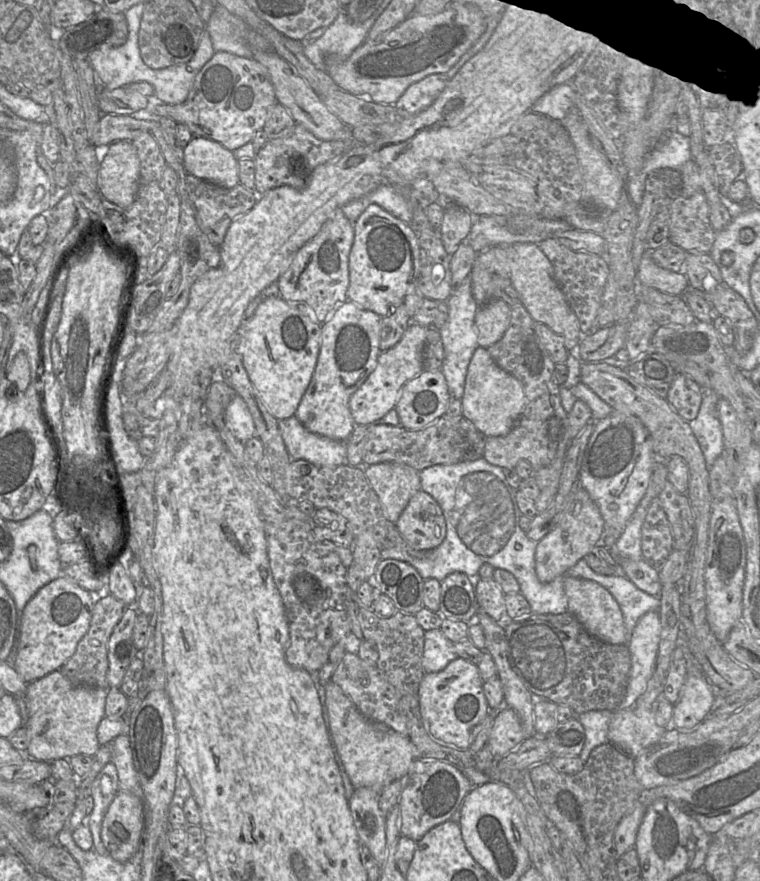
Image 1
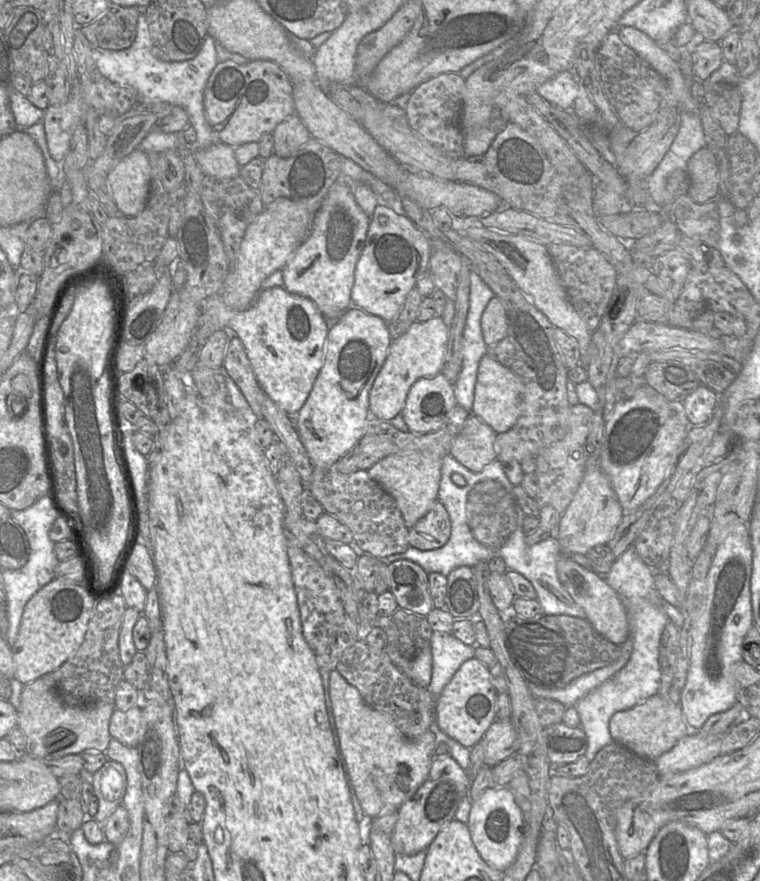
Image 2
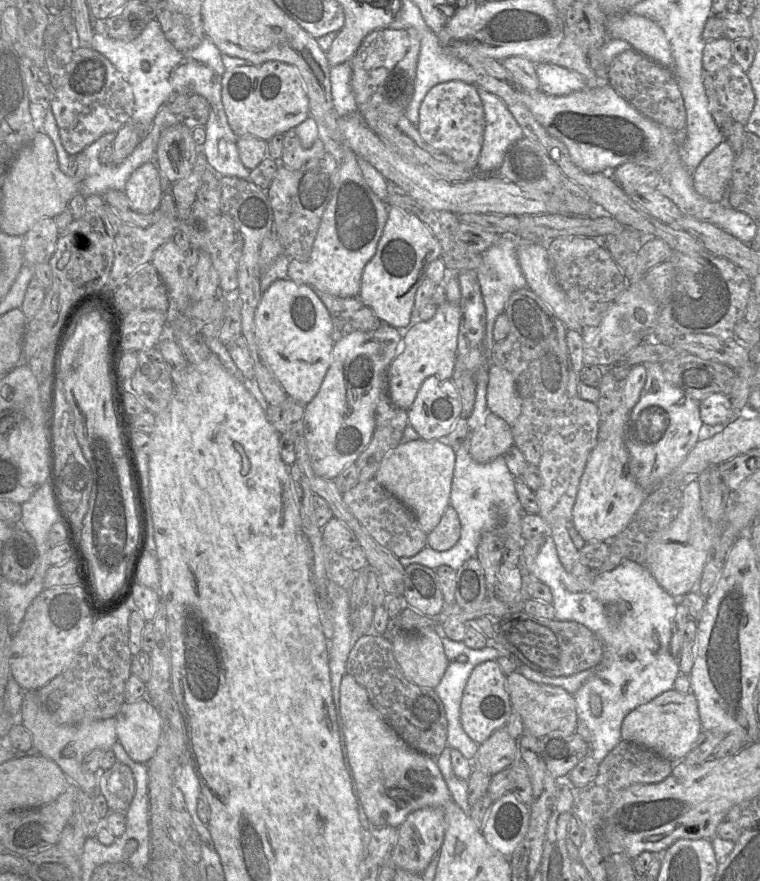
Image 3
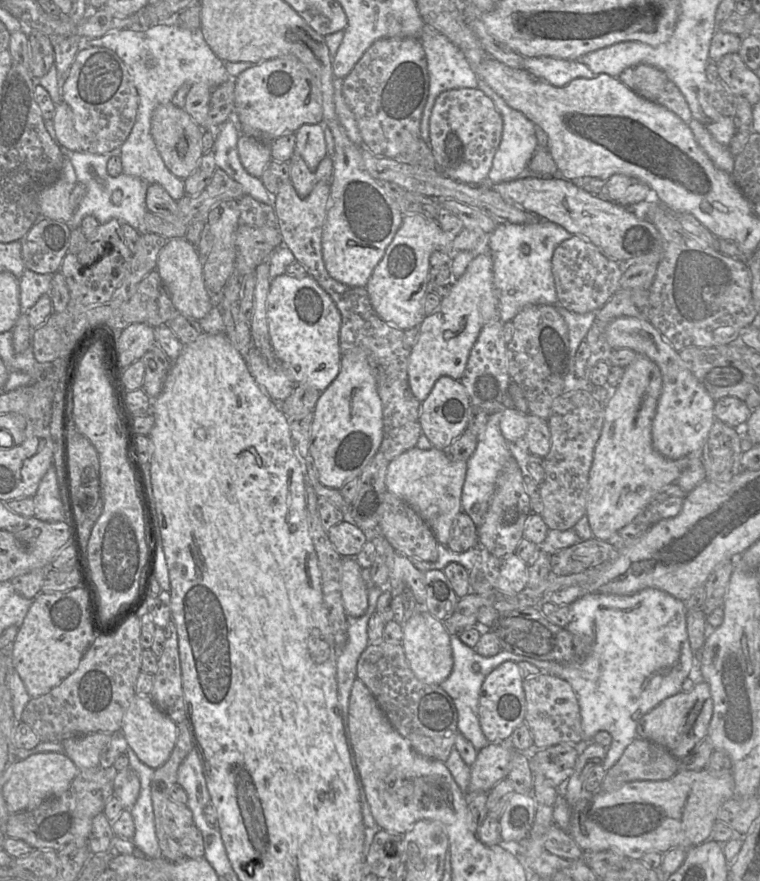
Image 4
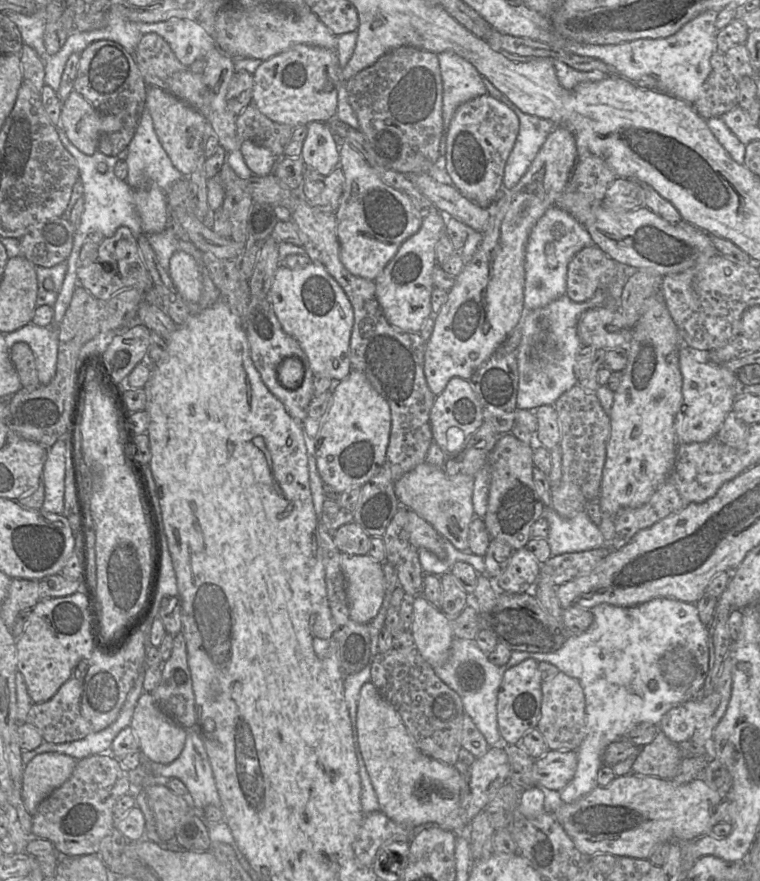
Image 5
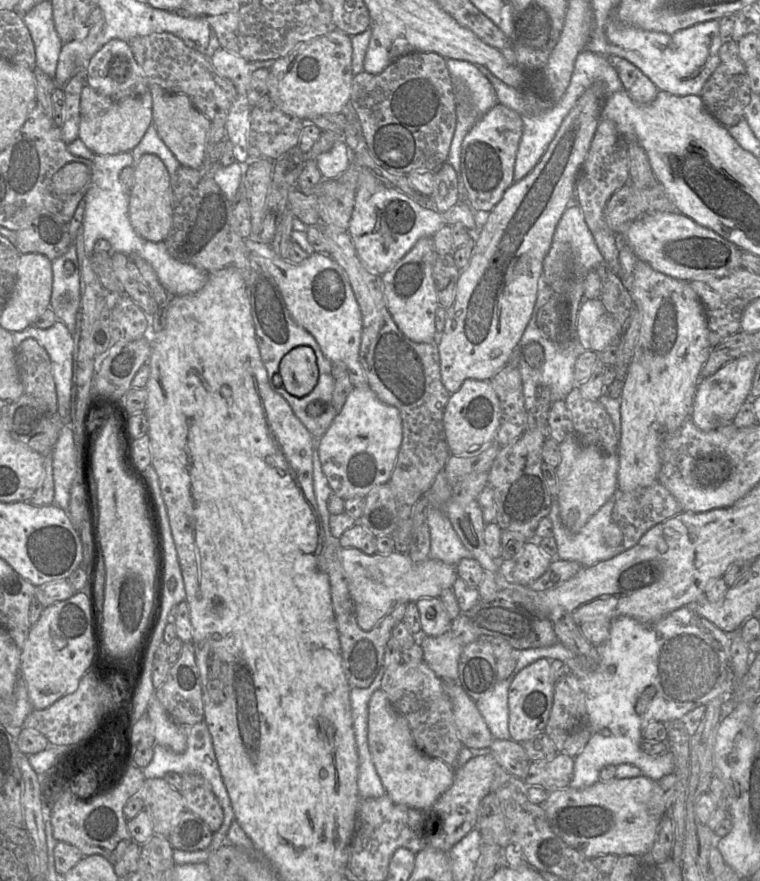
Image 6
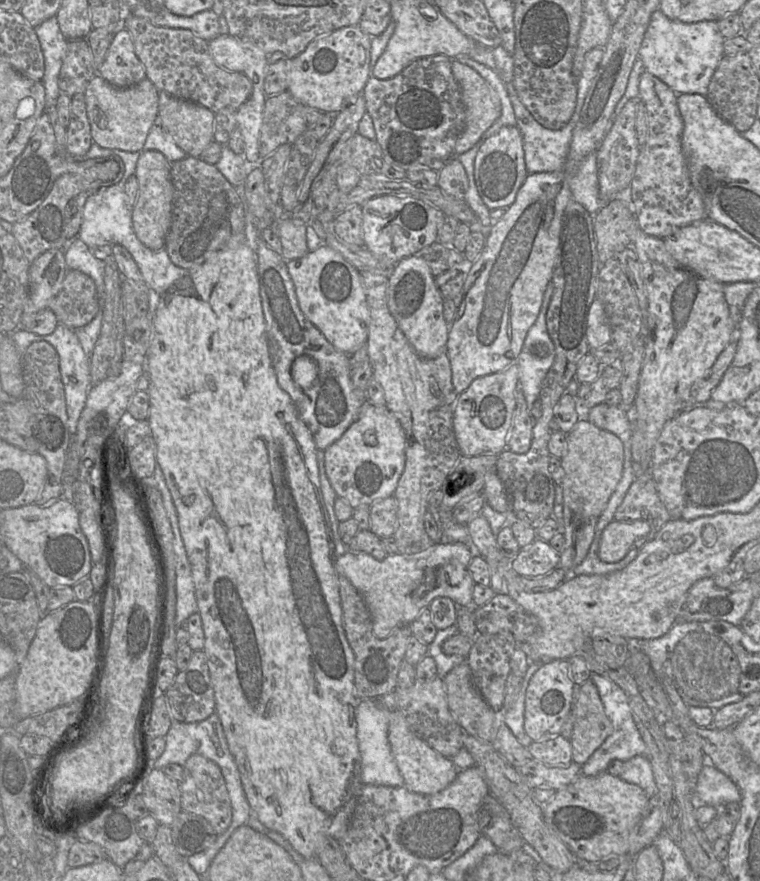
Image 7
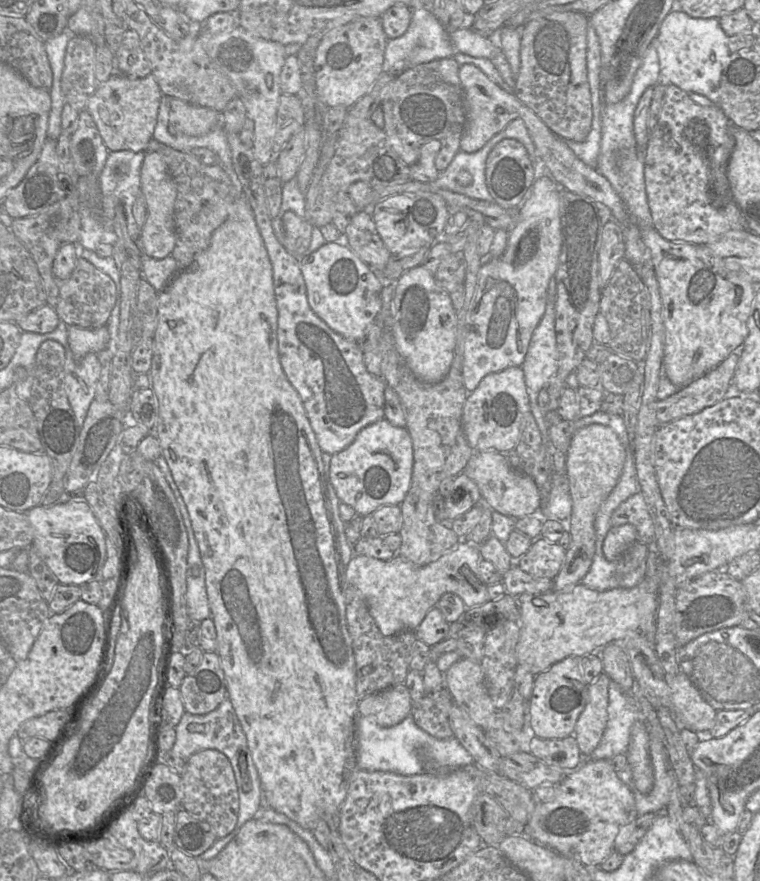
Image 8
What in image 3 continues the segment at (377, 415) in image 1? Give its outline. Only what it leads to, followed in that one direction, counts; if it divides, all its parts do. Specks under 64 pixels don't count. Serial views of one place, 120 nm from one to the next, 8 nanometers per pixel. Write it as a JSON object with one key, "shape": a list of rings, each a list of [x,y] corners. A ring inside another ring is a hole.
{"shape":[[[446,300],[439,305],[435,315],[428,321],[408,326],[401,339],[401,347],[387,369],[386,390],[394,405],[408,410],[412,406],[422,383],[430,376],[440,380],[451,379],[456,359],[461,308]]]}

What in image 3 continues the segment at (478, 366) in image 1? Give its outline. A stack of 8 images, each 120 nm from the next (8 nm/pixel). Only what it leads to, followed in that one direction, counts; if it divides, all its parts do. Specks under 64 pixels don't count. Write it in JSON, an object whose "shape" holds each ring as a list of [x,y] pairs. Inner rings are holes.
{"shape":[[[493,363],[488,365],[488,384],[486,392],[489,411],[513,426],[522,411],[516,381],[512,373]]]}

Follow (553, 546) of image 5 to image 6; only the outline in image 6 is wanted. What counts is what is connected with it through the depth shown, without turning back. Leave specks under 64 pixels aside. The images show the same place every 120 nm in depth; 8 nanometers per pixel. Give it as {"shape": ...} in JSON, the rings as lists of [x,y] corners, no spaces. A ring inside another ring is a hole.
{"shape":[[[552,496],[551,500],[551,509],[547,517],[552,523],[552,536],[556,540],[559,559],[576,561],[582,567],[588,567],[627,550],[620,545],[610,547],[605,544],[603,538],[604,529],[612,522],[612,511],[616,503],[614,496],[592,515],[576,534],[567,532],[562,524],[559,504],[556,509],[558,496]]]}

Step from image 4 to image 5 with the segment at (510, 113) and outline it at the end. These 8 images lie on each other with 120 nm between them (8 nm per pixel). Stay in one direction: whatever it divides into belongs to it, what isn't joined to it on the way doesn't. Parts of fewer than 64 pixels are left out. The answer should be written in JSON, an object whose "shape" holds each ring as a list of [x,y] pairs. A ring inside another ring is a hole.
{"shape":[[[483,76],[482,79],[488,94],[506,104],[519,119],[519,133],[507,159],[503,176],[503,189],[511,189],[526,173],[556,124],[522,112],[486,77]]]}

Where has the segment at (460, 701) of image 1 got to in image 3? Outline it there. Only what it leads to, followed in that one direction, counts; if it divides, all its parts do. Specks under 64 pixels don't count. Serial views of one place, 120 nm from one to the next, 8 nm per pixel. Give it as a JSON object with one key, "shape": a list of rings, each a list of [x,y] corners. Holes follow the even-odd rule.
{"shape":[[[492,660],[478,664],[472,670],[468,678],[461,700],[460,721],[465,733],[476,744],[480,745],[486,741],[494,731],[504,727],[512,710],[510,697],[506,690],[506,675],[503,673],[498,663],[495,660]]]}

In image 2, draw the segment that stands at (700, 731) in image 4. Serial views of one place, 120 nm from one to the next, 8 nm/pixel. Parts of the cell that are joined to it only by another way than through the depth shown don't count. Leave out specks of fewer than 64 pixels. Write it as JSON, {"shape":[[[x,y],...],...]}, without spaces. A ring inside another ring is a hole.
{"shape":[[[656,694],[630,709],[613,714],[609,721],[609,732],[613,742],[654,761],[672,749],[691,729],[683,717],[680,704],[671,702],[666,695]]]}

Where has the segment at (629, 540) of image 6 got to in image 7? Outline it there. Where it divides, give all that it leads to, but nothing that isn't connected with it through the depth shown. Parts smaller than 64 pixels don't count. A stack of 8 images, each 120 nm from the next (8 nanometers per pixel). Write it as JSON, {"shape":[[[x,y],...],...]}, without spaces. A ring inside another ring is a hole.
{"shape":[[[635,478],[614,514],[614,520],[617,521],[631,523],[643,520],[649,524],[650,530],[647,535],[636,539],[632,546],[637,549],[651,541],[670,519],[652,478]]]}

